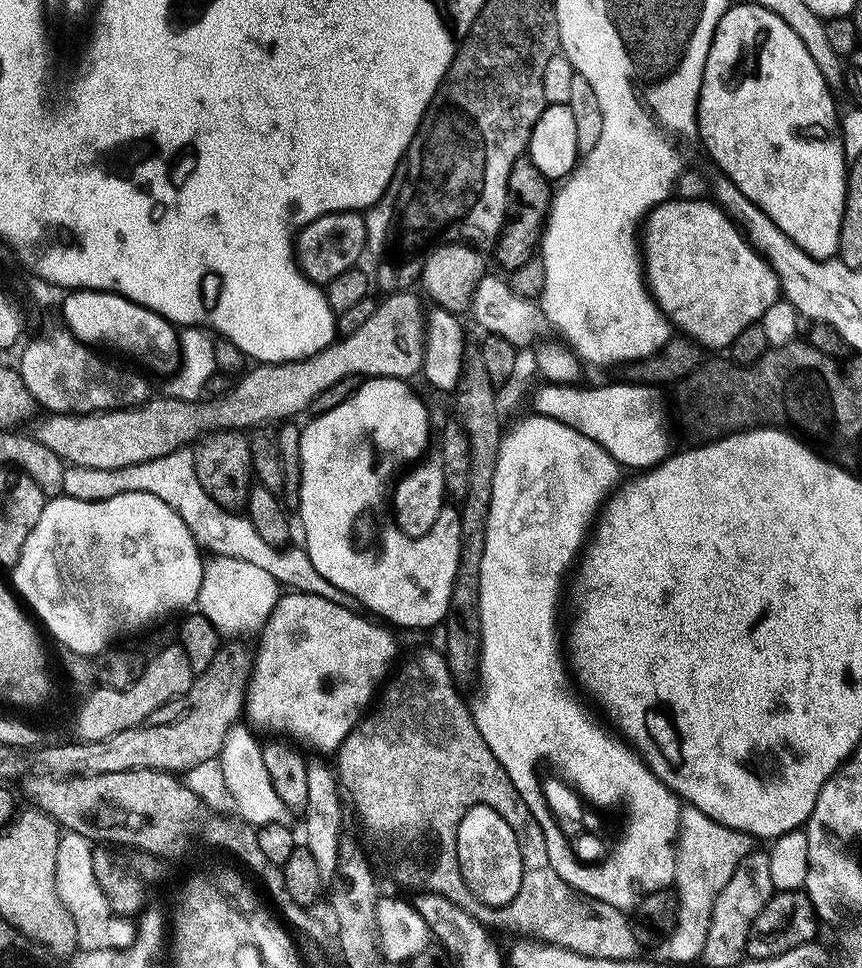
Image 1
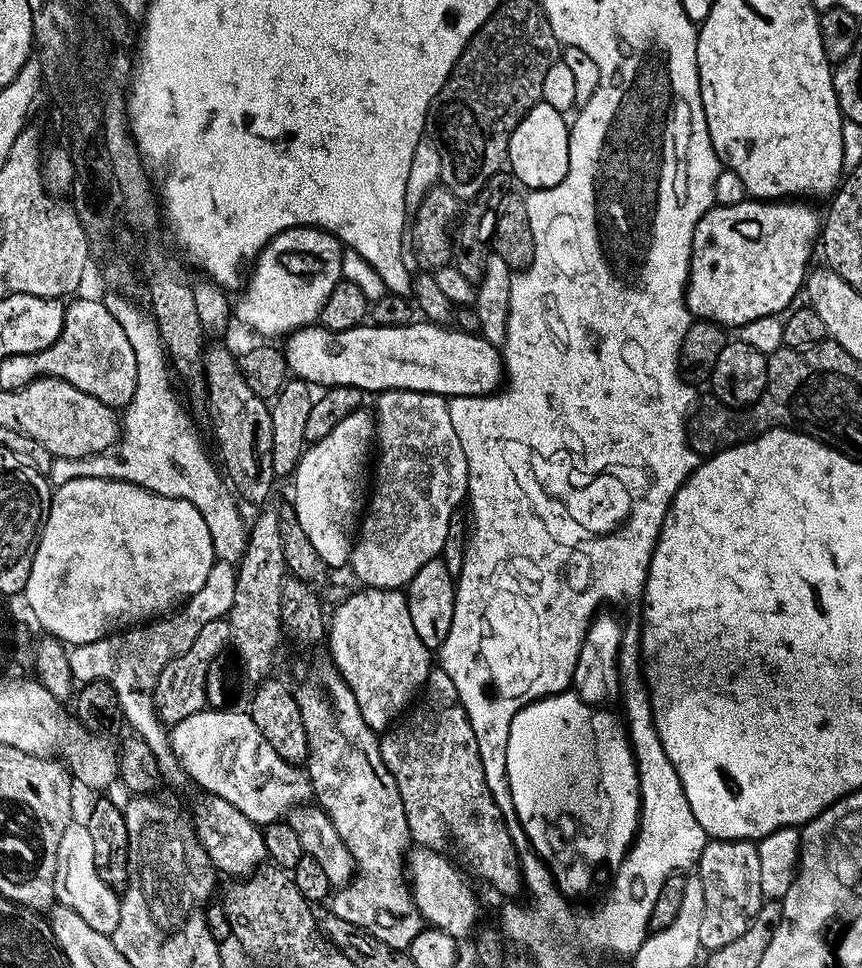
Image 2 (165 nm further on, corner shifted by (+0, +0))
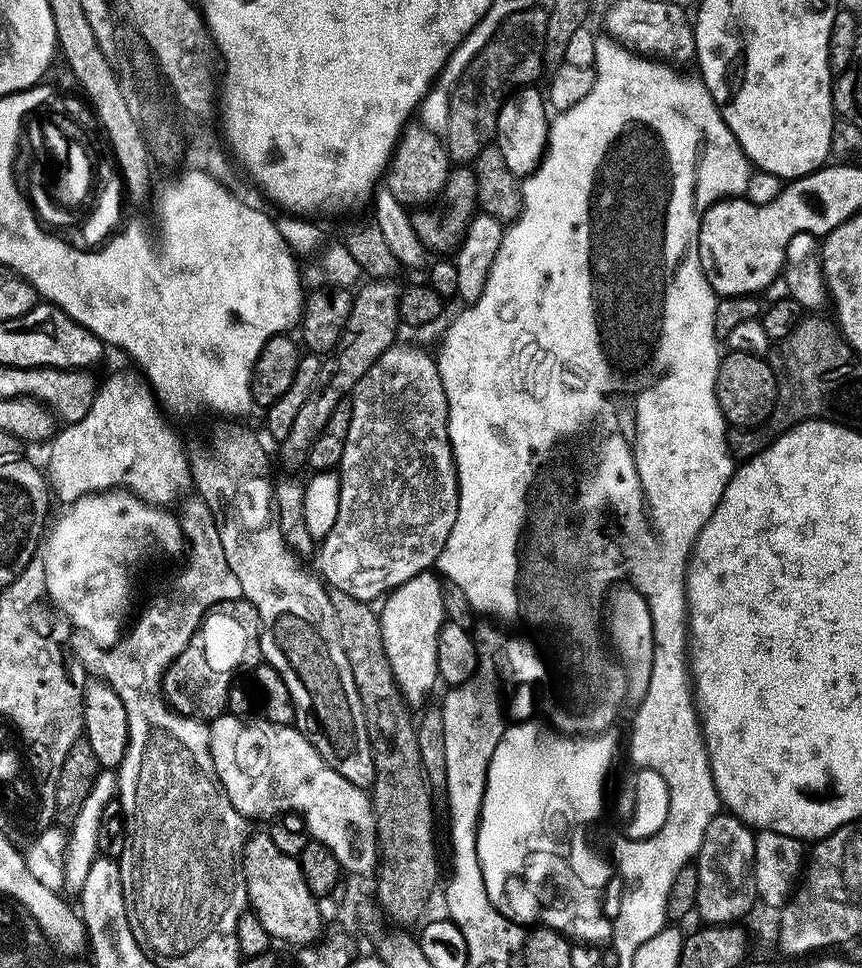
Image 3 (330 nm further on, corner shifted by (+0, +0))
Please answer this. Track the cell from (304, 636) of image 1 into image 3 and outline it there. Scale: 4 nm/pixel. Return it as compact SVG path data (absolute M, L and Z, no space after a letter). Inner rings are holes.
M429 570L402 582L383 597L384 609L378 615L382 646L389 659L390 670L401 694L409 705L420 704L438 684L438 634L446 622L443 604L444 584L435 571Z

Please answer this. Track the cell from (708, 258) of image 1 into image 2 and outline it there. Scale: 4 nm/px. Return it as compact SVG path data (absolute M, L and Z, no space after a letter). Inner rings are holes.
M744 198L738 204L720 204L709 208L708 213L704 215L698 223L692 235L692 263L688 270L688 286L686 289L686 299L688 302L688 311L693 317L701 320L712 320L721 326L739 326L750 322L754 318L762 318L763 316L775 316L783 313L783 308L795 298L801 295L802 289L805 287L806 273L809 271L810 264L808 259L812 256L812 243L817 243L818 233L822 228L822 220L816 212L811 208L808 202L789 202L783 200L758 200L755 198Z

